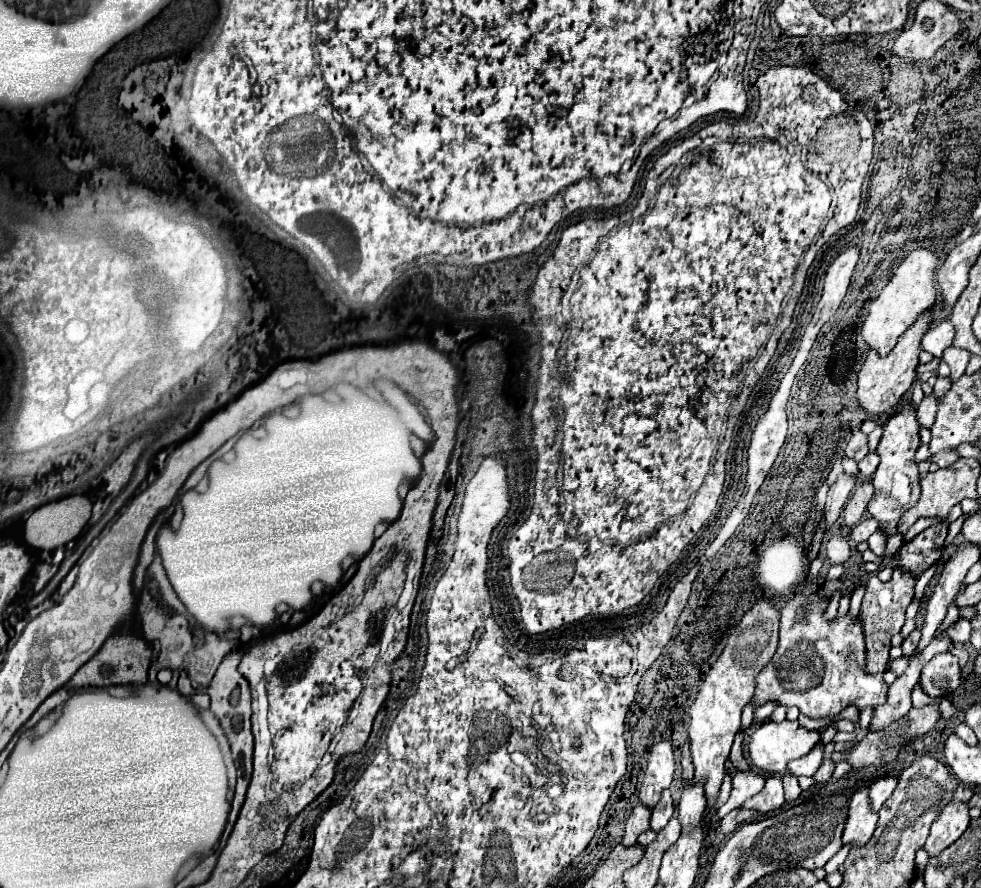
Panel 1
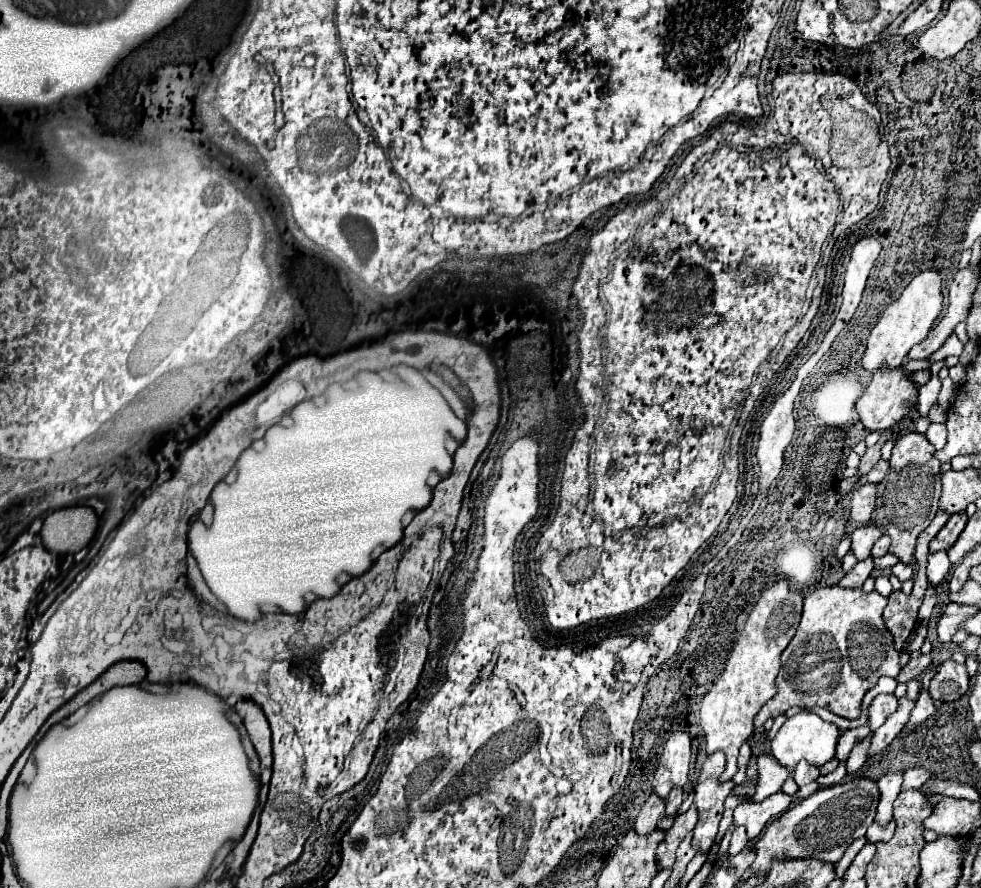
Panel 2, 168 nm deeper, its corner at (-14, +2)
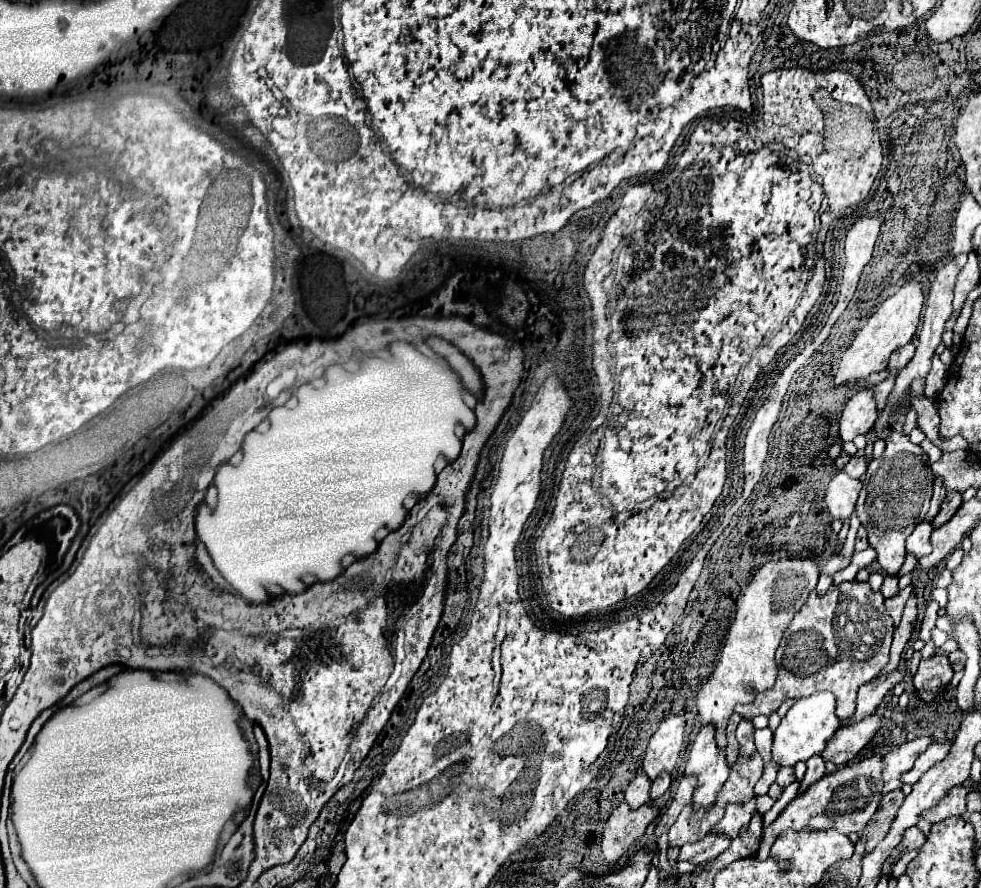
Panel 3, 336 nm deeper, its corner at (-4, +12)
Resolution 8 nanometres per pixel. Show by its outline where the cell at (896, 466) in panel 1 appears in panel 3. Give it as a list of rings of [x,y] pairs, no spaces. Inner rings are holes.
[[[892,432],[886,438],[884,454],[868,464],[862,492],[856,504],[856,514],[868,530],[868,542],[878,554],[876,562],[888,576],[898,576],[906,558],[904,542],[912,534],[912,530],[926,518],[932,498],[932,482],[934,474],[928,466],[928,456],[920,446],[912,444],[910,438],[900,432]]]

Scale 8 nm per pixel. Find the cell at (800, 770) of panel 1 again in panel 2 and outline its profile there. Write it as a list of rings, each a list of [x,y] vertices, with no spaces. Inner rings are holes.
[[[800,762],[800,764],[794,768],[794,774],[792,774],[792,778],[796,780],[798,786],[810,784],[810,782],[814,782],[818,776],[820,776],[820,768],[818,768],[818,766],[808,766],[808,762]]]

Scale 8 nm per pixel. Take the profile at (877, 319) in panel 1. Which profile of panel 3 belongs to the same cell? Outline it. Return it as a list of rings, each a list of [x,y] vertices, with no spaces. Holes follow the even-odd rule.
[[[908,282],[904,284],[894,296],[890,296],[888,300],[882,302],[882,306],[878,308],[878,312],[866,320],[866,324],[856,332],[852,344],[846,348],[846,352],[842,354],[840,362],[838,362],[838,370],[836,370],[836,386],[842,386],[850,380],[860,380],[866,378],[874,372],[882,372],[888,366],[890,354],[908,344],[912,340],[912,336],[916,334],[918,322],[920,322],[920,310],[924,304],[924,294],[918,282]]]

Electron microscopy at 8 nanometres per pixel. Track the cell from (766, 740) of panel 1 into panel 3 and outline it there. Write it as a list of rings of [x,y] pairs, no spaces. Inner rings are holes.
[[[816,692],[808,698],[800,698],[780,722],[778,730],[774,732],[774,748],[772,760],[778,766],[794,766],[796,762],[806,762],[814,754],[824,750],[824,744],[832,738],[832,734],[840,728],[840,718],[836,716],[836,698],[832,692]]]

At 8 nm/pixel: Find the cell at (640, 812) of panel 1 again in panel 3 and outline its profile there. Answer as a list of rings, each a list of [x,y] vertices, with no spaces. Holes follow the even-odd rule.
[[[640,772],[630,784],[628,784],[628,788],[626,788],[626,802],[630,804],[630,808],[640,808],[642,804],[648,804],[650,802],[650,794],[648,794],[648,790],[650,790],[650,780],[648,780],[648,776],[644,776],[644,772]]]

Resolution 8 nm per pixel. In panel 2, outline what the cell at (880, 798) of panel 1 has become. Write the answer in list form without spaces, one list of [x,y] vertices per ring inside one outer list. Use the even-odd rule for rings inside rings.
[[[912,768],[904,772],[904,782],[902,782],[902,790],[910,790],[910,788],[922,788],[924,782],[930,778],[930,772],[926,768]]]

